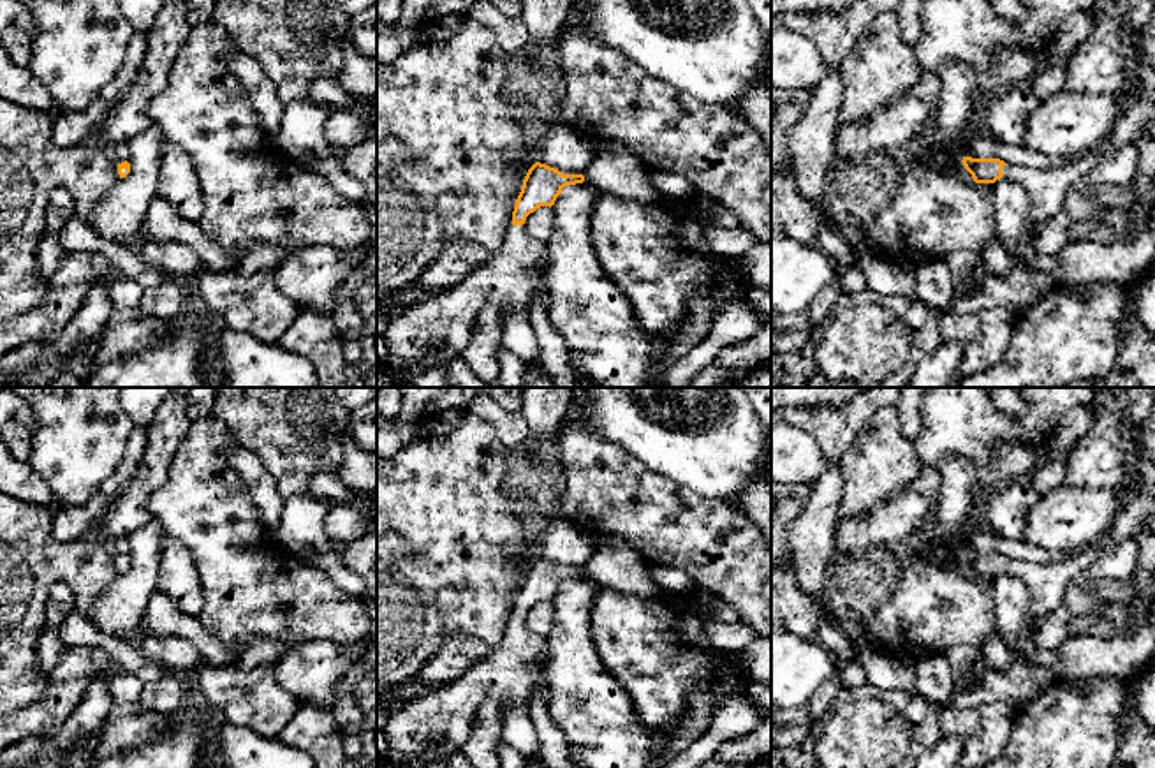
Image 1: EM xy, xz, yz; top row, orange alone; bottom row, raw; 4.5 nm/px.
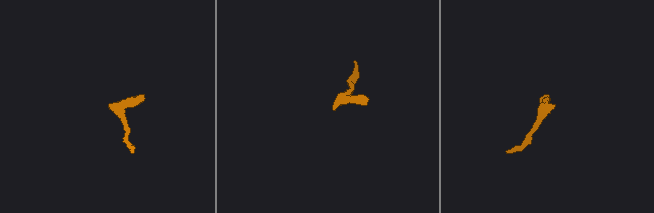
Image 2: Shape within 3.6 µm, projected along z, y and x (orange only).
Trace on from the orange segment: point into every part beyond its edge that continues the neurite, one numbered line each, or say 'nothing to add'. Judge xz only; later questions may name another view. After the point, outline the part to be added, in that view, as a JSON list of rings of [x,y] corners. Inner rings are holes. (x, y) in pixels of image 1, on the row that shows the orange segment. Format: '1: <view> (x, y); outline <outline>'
1: xz (442, 321); outline [[[512,225],[486,266],[444,292],[421,296],[393,317],[384,333],[387,354],[377,359],[377,368],[407,384],[424,351],[461,352],[484,305],[495,303],[504,312],[528,308],[546,264],[544,243],[528,238],[525,225]]]

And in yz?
1: yz (1046, 189); outline [[[1139,42],[1132,44],[1132,63],[1139,70],[1139,97],[1118,114],[1111,134],[1093,150],[1051,169],[1005,164],[1005,178],[1021,183],[1030,197],[1030,220],[1042,225],[1062,211],[1067,190],[1120,146],[1137,141],[1155,114],[1155,69]]]

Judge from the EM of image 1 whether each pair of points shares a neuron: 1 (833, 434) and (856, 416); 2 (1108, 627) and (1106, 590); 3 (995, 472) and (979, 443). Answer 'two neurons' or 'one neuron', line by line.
1: one neuron
2: one neuron
3: two neurons

